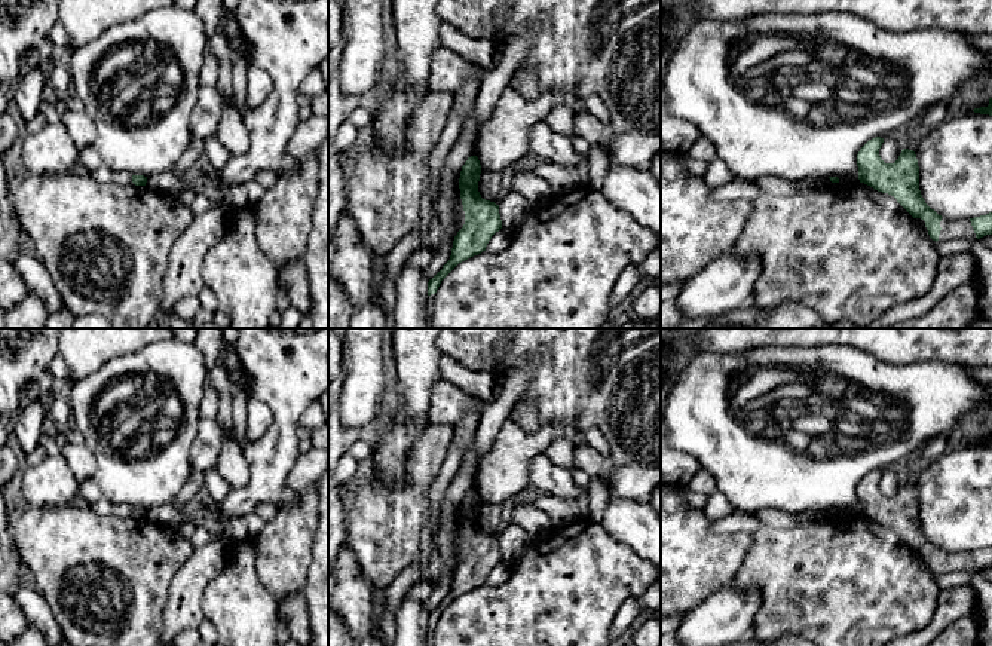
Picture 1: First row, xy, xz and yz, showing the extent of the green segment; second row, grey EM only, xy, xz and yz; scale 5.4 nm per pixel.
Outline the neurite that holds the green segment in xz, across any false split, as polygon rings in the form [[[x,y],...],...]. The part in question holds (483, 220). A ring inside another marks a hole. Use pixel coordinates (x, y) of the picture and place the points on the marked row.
[[[477,156],[468,157],[460,171],[459,189],[465,224],[453,241],[450,260],[428,282],[428,296],[435,294],[441,281],[462,261],[481,254],[492,236],[502,229],[499,205],[486,200],[478,192],[481,165]]]

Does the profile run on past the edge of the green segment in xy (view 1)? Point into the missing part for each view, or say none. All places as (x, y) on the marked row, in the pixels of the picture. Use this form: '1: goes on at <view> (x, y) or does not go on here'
1: does not go on here

